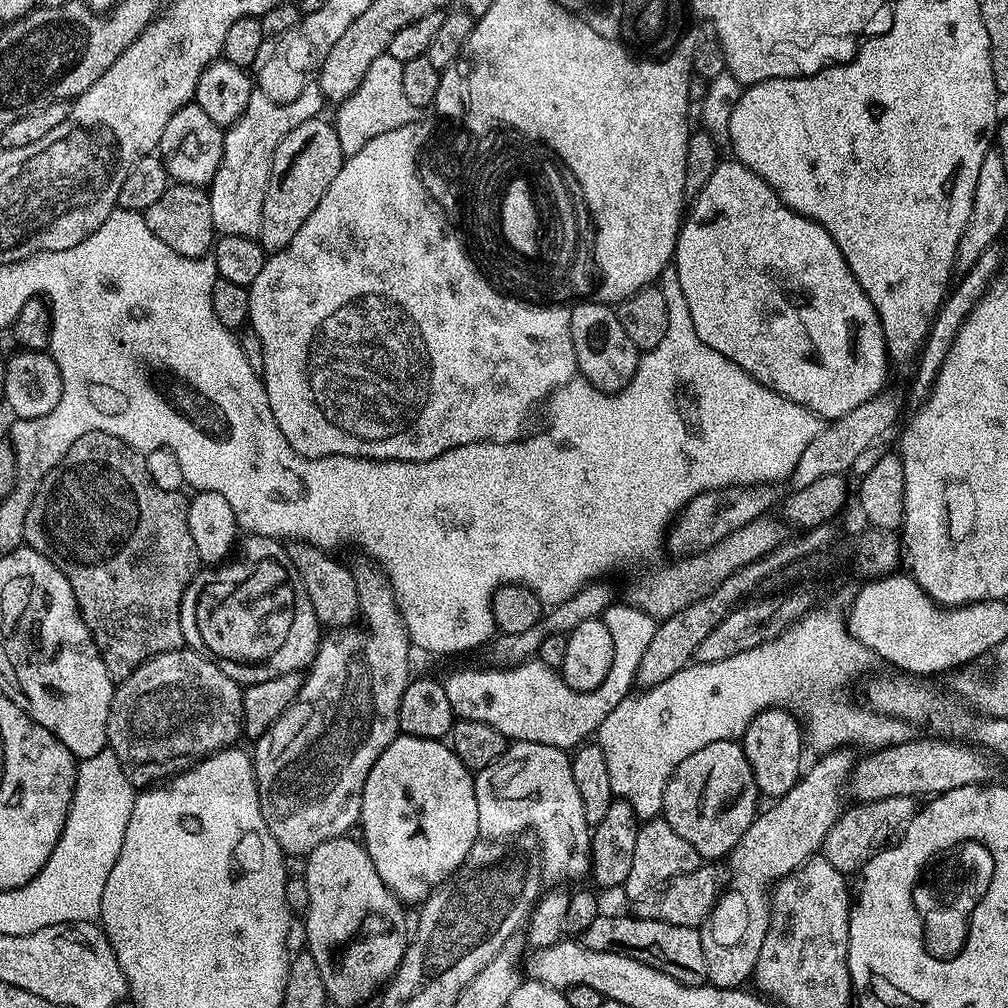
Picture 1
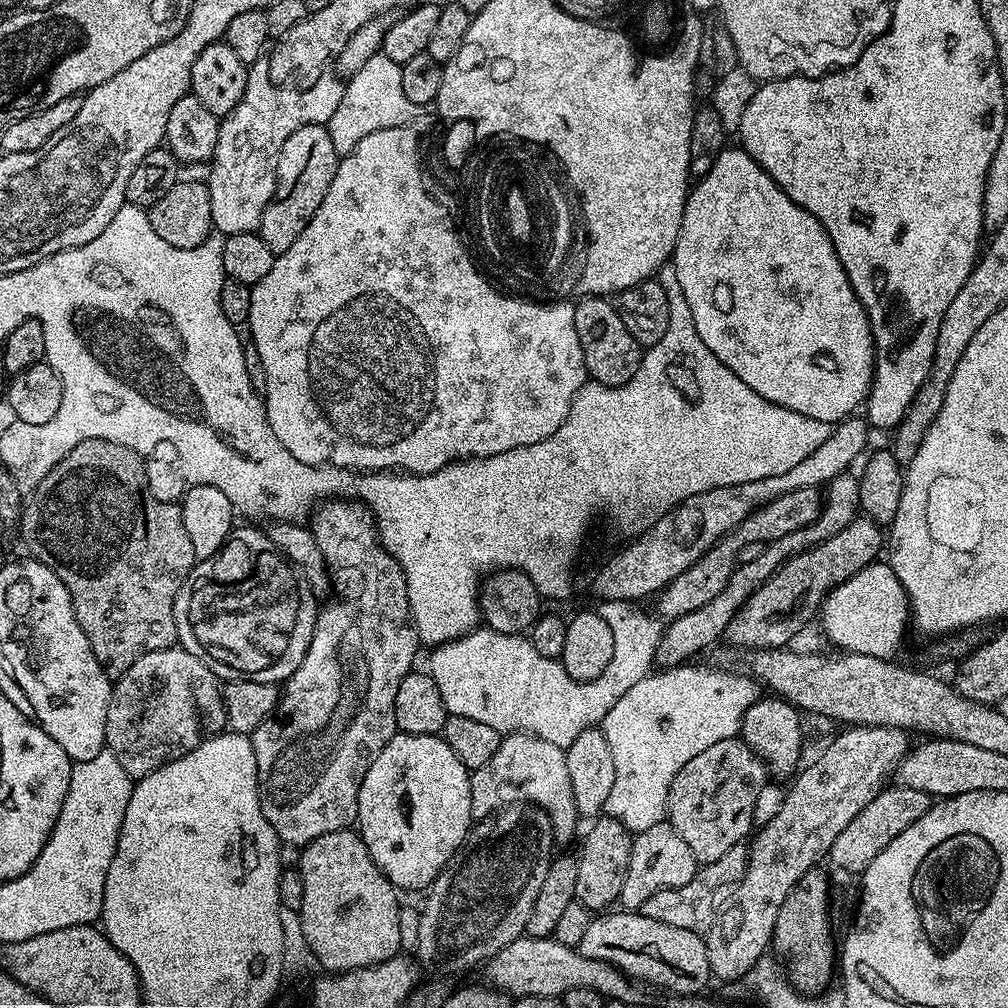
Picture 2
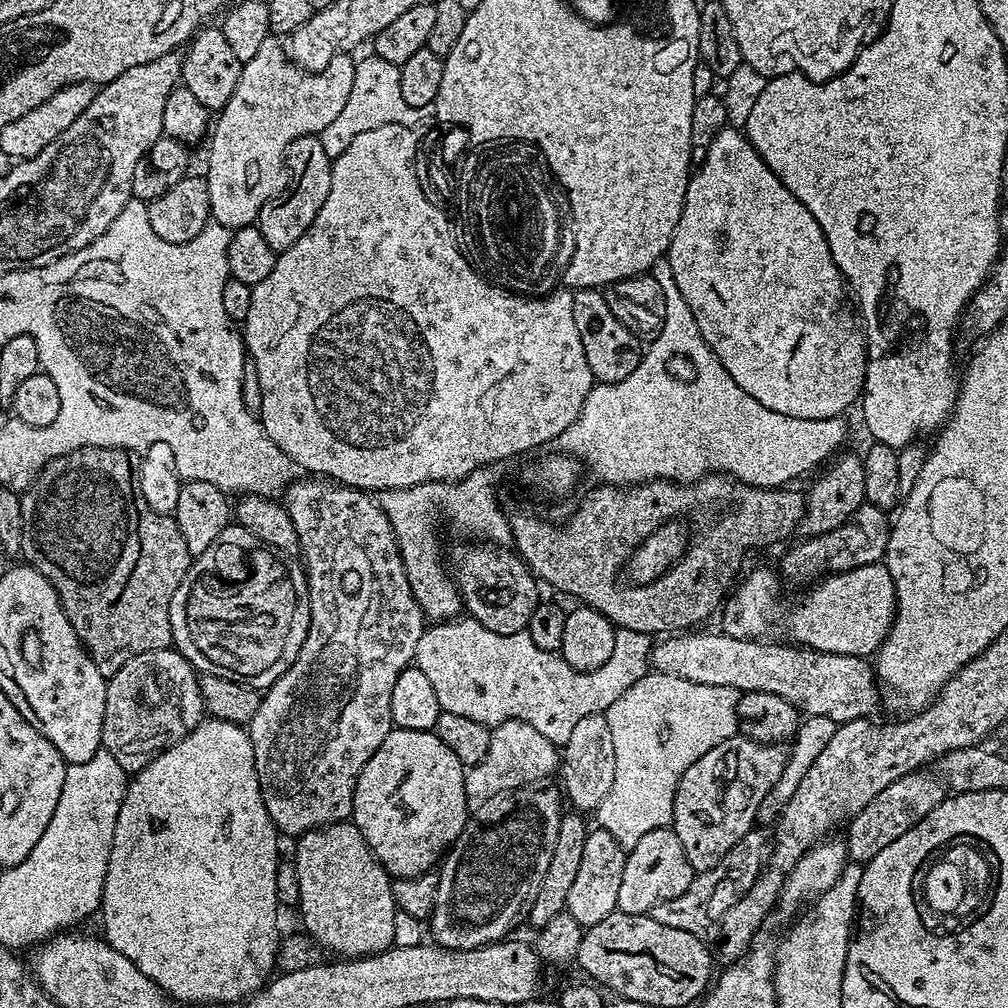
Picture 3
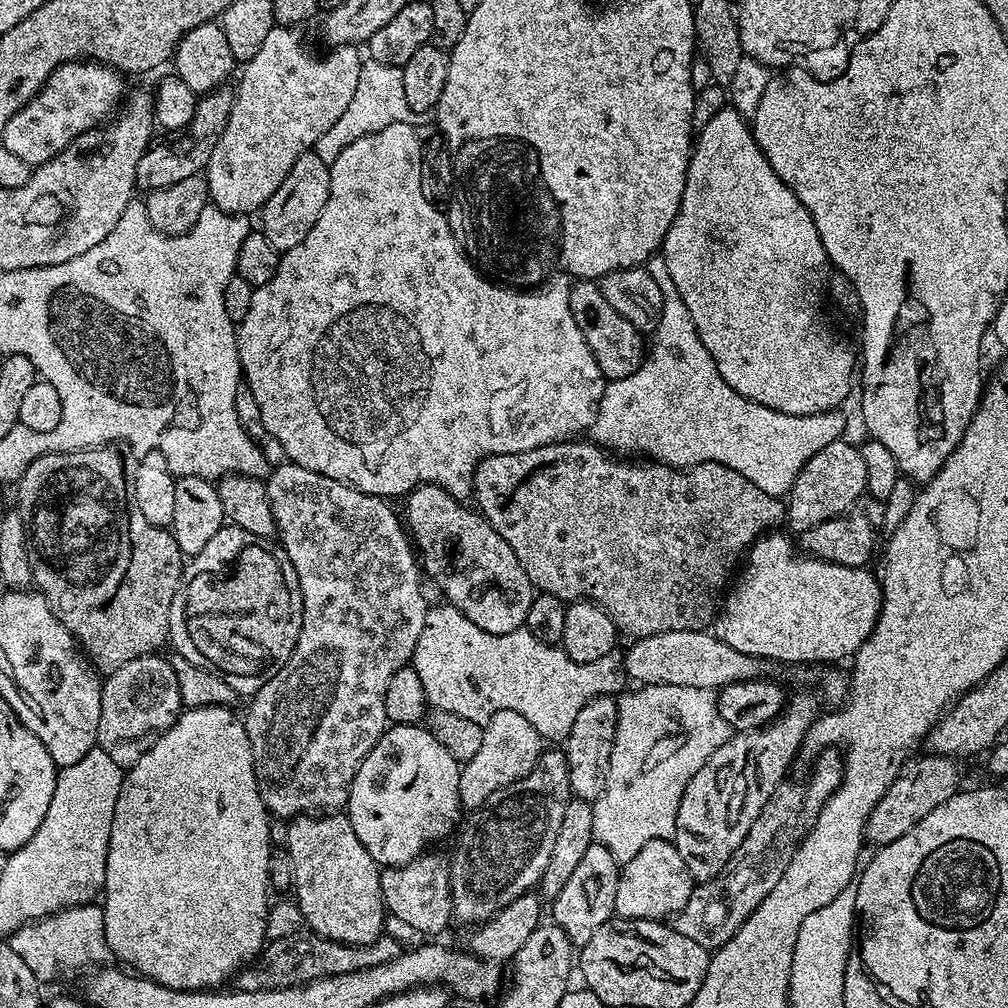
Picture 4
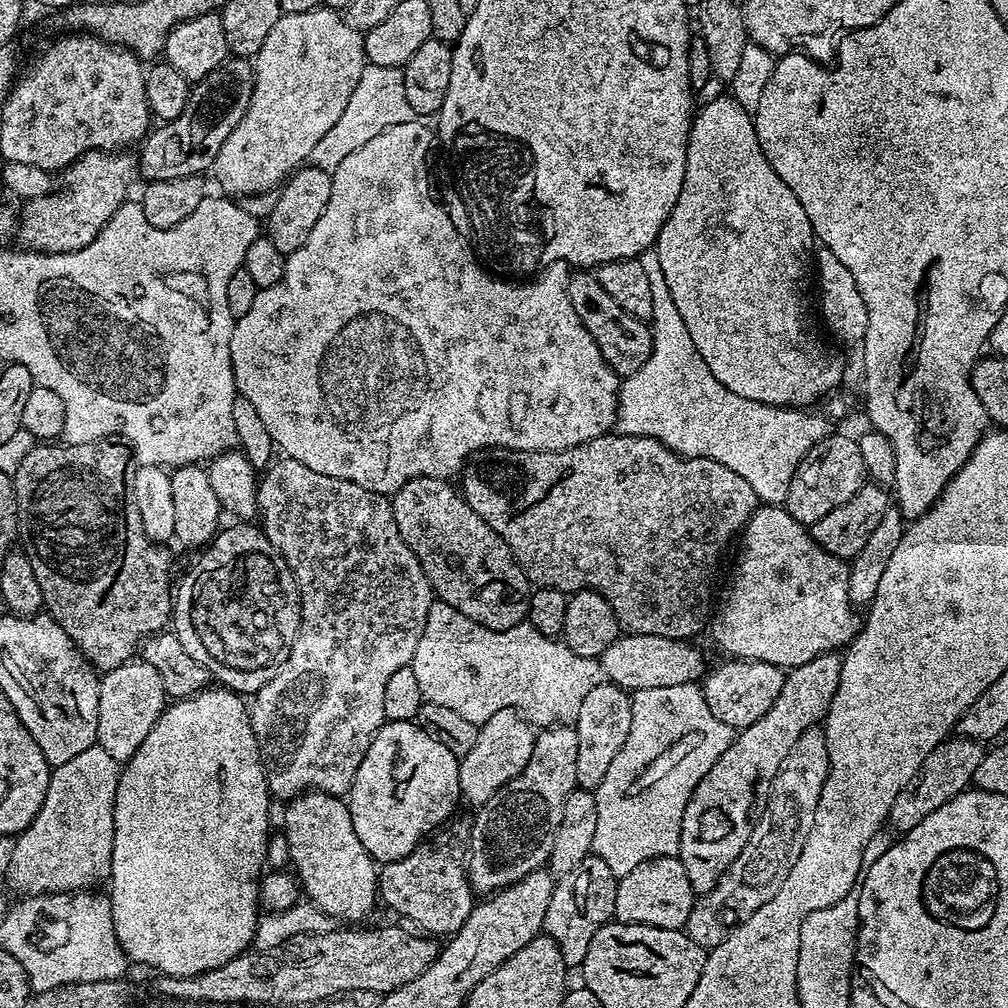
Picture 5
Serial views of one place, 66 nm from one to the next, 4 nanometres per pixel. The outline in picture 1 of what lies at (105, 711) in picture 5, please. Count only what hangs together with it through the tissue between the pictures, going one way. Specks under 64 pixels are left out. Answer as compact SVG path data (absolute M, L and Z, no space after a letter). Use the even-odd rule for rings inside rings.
M185 646L173 652L158 654L154 658L147 660L142 666L138 666L138 670L134 670L130 674L130 678L121 680L115 685L112 701L110 702L110 714L108 715L107 747L116 755L118 762L122 762L122 770L126 774L126 778L130 778L130 782L134 786L152 786L157 782L167 781L173 776L179 776L180 773L185 772L193 764L206 759L208 756L213 756L216 752L220 752L223 748L233 747L239 741L236 739L241 739L244 731L243 701L244 693L241 685L226 674L222 674L220 667L201 652L194 652L191 648Z

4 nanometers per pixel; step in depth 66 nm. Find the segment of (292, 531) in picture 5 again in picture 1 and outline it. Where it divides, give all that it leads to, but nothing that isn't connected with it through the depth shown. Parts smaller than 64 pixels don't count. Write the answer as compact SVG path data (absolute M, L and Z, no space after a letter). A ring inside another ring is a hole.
M371 567L364 568L361 572L358 572L359 579L362 581L359 585L362 624L364 620L364 624L368 629L360 628L361 626L337 628L329 631L321 639L320 646L316 649L316 657L312 659L306 675L301 679L296 701L254 741L253 748L256 749L251 749L250 752L252 766L256 770L256 789L260 799L262 818L266 822L270 834L274 834L278 846L289 856L307 857L309 852L312 852L318 846L322 846L322 842L330 842L330 838L338 838L351 833L353 831L351 828L355 829L357 827L360 811L362 810L362 790L366 786L366 778L370 778L370 770L374 770L374 762L378 762L382 750L386 750L386 746L390 746L390 742L395 740L400 732L398 706L402 702L402 694L406 690L410 679L410 673L408 673L408 648L410 649L410 641L408 631L404 628L404 620L400 616L400 611L396 608L395 600L392 599L387 576L380 571L379 567Z

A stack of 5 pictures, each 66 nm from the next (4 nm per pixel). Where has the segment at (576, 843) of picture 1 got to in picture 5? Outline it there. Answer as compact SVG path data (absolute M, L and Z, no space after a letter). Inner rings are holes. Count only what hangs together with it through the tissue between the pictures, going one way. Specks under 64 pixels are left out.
M515 708L498 710L498 714L490 714L485 724L480 725L478 742L470 750L470 754L459 757L460 794L472 806L479 806L488 801L488 797L496 793L496 789L506 786L514 778L526 770L526 762L530 762L530 754L534 754L536 732Z

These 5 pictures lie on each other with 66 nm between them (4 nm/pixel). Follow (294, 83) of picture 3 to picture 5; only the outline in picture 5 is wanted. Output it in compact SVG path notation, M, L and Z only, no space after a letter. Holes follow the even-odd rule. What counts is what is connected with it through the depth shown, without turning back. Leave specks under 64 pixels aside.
M321 6L314 10L306 10L306 14L280 15L278 22L274 22L274 30L270 30L269 36L266 37L266 42L262 42L262 50L258 50L258 54L254 58L252 93L250 102L246 106L246 112L242 114L242 120L238 122L238 126L234 126L234 130L230 130L230 138L226 138L226 142L222 142L222 150L218 150L216 155L214 173L216 172L216 180L220 183L219 191L232 198L243 198L279 189L284 181L311 157L314 146L324 137L326 130L331 130L334 122L338 122L342 110L346 110L346 102L350 102L350 94L354 94L354 86L358 86L358 78L362 78L365 63L362 33L354 26L350 26L347 19L337 9Z

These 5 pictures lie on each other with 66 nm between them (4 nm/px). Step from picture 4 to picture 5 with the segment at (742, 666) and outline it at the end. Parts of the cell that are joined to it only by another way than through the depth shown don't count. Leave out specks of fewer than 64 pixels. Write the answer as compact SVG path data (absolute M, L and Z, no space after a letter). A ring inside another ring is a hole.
M622 634L598 659L611 683L629 693L654 690L654 686L682 686L703 681L704 656L688 640L671 640L654 634Z

